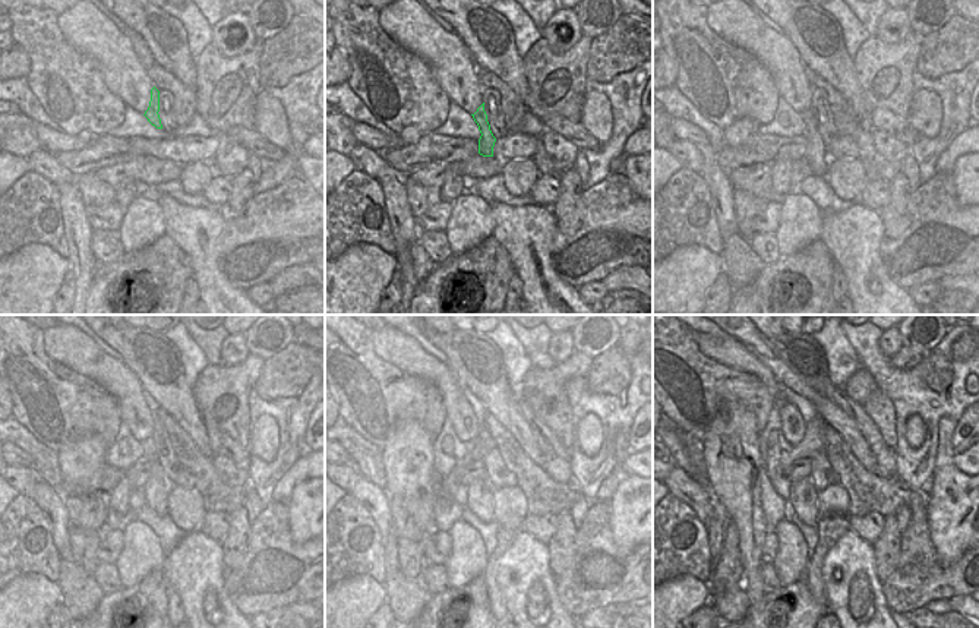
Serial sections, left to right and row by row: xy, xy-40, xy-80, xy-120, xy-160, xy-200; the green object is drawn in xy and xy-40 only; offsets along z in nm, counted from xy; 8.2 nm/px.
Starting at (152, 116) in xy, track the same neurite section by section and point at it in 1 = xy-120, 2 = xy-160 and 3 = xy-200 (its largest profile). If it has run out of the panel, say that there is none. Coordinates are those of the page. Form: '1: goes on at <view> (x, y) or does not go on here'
1: goes on at xy-120 (158, 486)
2: goes on at xy-160 (479, 494)
3: goes on at xy-200 (804, 499)

